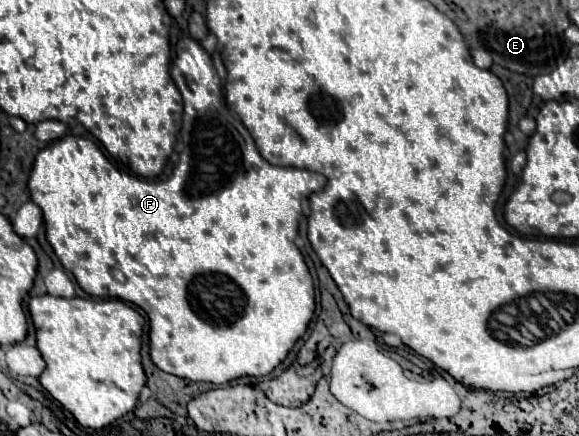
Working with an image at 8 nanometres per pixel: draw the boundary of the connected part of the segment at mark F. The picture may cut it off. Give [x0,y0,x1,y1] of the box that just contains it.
[28,98,326,384]

